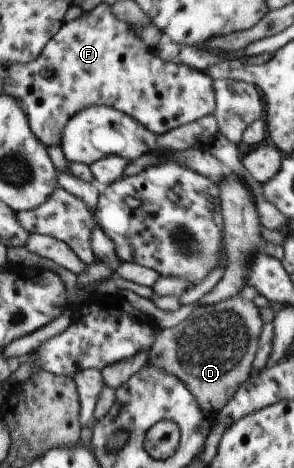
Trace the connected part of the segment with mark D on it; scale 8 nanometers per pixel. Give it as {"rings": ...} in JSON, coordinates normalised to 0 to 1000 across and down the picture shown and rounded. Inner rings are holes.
{"rings":[[[823,630],[687,652],[599,697],[537,705],[503,778],[605,806],[660,844],[687,878],[728,889],[850,806],[891,694],[884,658]]]}

